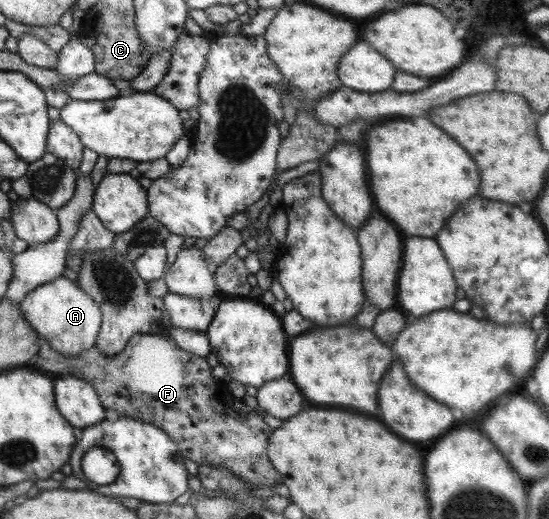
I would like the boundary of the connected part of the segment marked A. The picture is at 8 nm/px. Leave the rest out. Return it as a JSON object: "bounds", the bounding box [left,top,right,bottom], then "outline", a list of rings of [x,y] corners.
{"bounds":[18,276,101,355],"outline":[[[63,276],[56,277],[46,284],[35,286],[18,305],[32,330],[61,355],[82,354],[94,346],[101,325],[101,312],[98,304],[76,282]]]}

